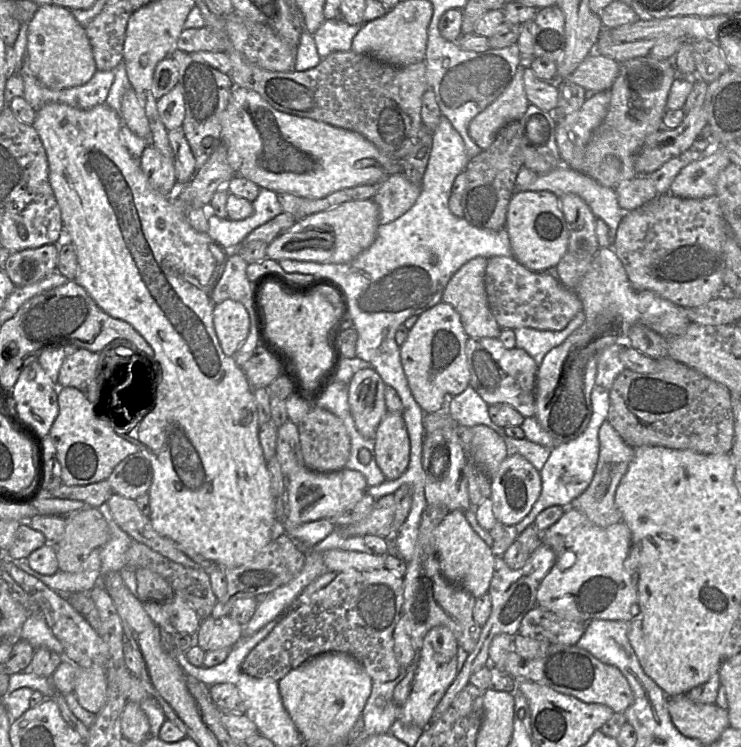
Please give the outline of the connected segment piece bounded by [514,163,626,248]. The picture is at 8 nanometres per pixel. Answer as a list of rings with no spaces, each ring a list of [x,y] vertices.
[[[562,163],[557,168],[544,174],[538,174],[525,166],[521,166],[515,179],[514,193],[521,189],[526,191],[547,190],[554,193],[557,197],[561,197],[567,193],[578,195],[590,207],[596,219],[602,219],[609,227],[610,247],[613,248],[617,228],[626,213],[619,206],[614,189],[603,186],[587,175],[580,173],[579,171],[574,171]]]

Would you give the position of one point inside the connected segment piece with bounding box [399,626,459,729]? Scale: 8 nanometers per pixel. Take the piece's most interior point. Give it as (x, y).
(436, 665)

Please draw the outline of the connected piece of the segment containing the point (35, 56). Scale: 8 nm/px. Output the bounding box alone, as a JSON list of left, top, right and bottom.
[27,5,96,90]

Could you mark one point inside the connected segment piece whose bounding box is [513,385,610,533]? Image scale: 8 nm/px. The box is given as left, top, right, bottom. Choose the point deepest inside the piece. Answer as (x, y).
(569, 470)

